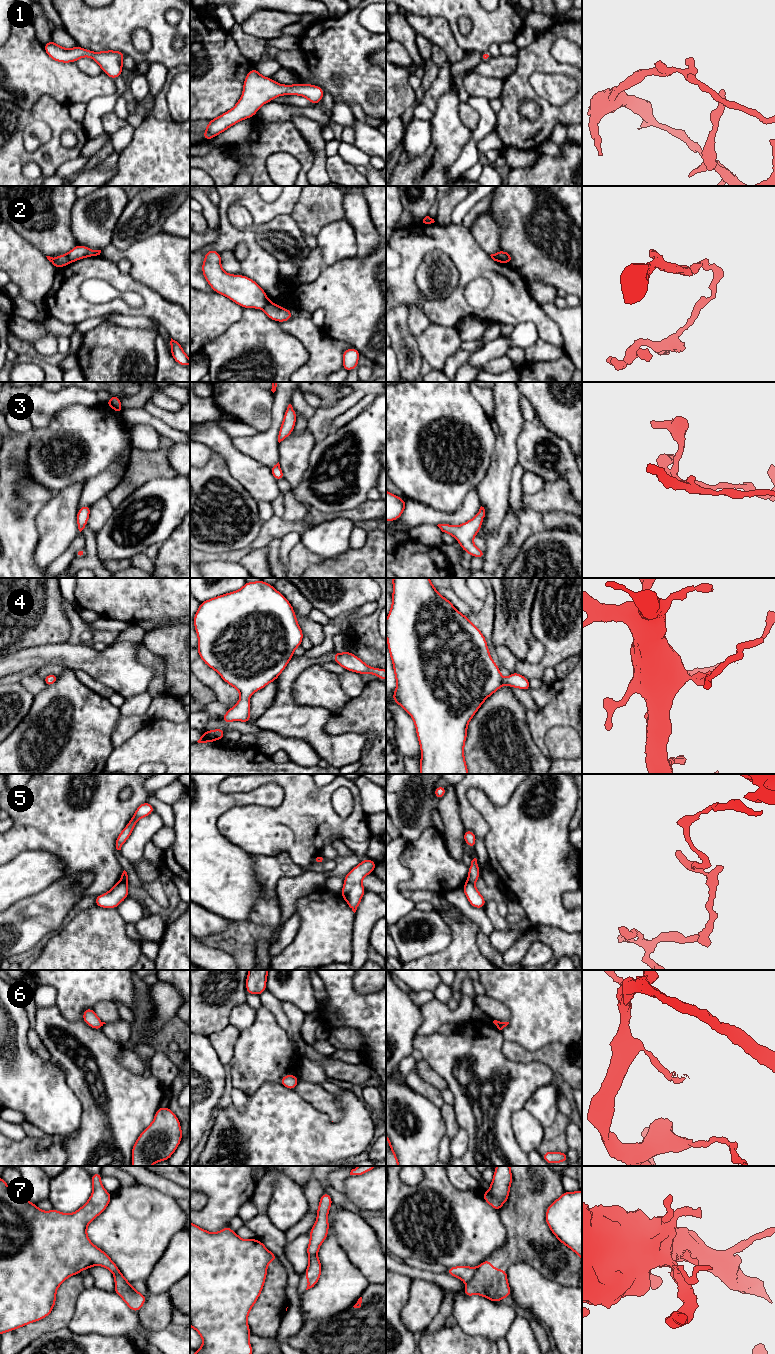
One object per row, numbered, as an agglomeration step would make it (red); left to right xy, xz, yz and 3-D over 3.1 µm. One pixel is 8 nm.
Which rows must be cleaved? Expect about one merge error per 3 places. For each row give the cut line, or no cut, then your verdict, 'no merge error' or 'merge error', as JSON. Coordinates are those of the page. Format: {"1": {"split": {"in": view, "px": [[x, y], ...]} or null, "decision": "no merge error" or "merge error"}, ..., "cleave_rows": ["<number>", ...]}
{"1": {"split": null, "decision": "no merge error"}, "2": {"split": {"in": "xy", "px": [[67, 254], [69, 262]]}, "decision": "merge error"}, "3": {"split": null, "decision": "no merge error"}, "4": {"split": null, "decision": "no merge error"}, "5": {"split": {"in": "xy", "px": [[120, 880], [126, 884]]}, "decision": "merge error"}, "6": {"split": {"in": "yz", "px": [[500, 1022], [504, 1026]]}, "decision": "merge error"}, "7": {"split": {"in": "yz", "px": [[478, 1267], [473, 1277], [467, 1282]]}, "decision": "merge error"}, "cleave_rows": ["2", "5", "6", "7"]}

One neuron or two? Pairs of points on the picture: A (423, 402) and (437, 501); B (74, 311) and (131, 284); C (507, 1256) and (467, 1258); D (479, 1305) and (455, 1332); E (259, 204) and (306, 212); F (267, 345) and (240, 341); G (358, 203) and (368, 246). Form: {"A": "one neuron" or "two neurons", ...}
{"A": "one neuron", "B": "one neuron", "C": "two neurons", "D": "two neurons", "E": "two neurons", "F": "one neuron", "G": "one neuron"}

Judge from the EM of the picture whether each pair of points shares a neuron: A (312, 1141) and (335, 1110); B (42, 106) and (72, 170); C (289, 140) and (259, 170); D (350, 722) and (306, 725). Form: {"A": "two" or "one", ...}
{"A": "two", "B": "two", "C": "one", "D": "two"}

